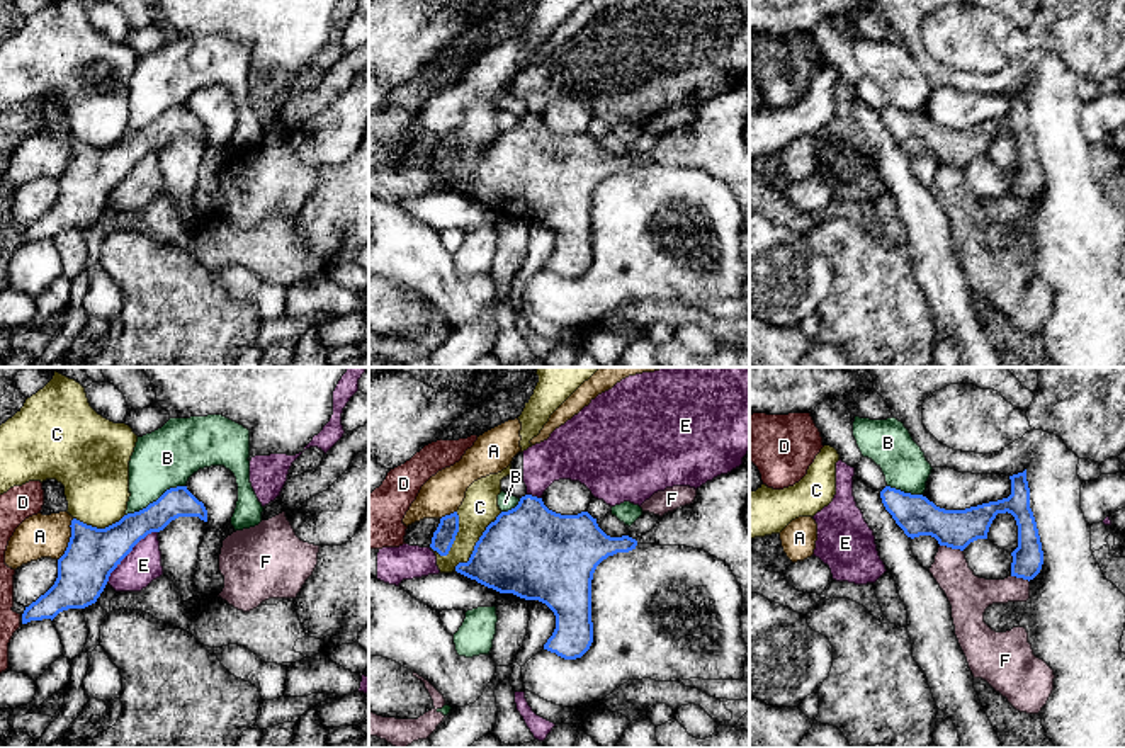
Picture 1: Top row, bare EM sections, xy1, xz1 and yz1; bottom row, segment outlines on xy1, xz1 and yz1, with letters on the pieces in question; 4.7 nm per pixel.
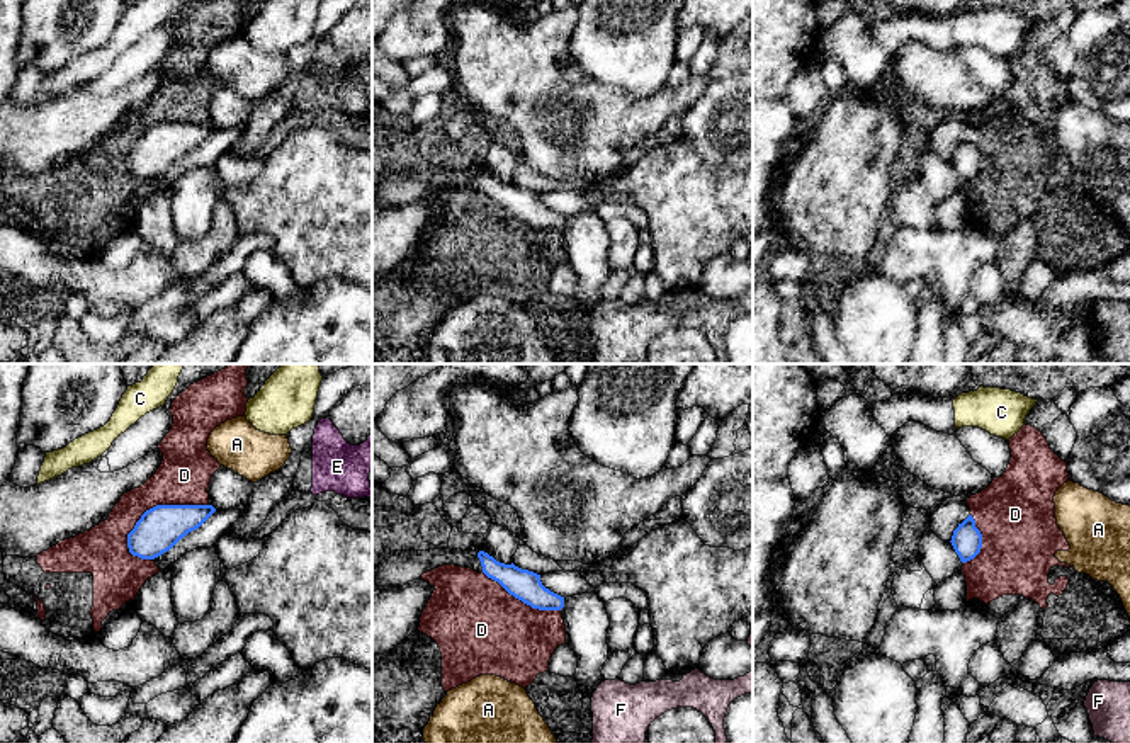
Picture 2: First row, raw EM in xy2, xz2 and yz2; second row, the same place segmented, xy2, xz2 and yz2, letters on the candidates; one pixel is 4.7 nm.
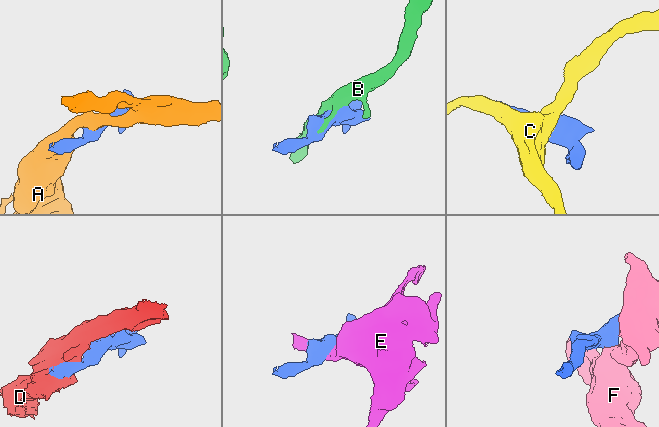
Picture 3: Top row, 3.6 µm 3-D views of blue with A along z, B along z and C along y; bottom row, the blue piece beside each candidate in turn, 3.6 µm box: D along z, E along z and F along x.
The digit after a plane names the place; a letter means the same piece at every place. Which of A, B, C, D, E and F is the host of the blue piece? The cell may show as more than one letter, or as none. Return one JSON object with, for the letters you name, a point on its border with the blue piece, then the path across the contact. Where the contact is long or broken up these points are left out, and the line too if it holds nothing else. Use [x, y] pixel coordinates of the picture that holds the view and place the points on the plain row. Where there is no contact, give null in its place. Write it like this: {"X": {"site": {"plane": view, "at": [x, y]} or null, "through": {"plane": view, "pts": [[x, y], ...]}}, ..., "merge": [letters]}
{"merge": []}

